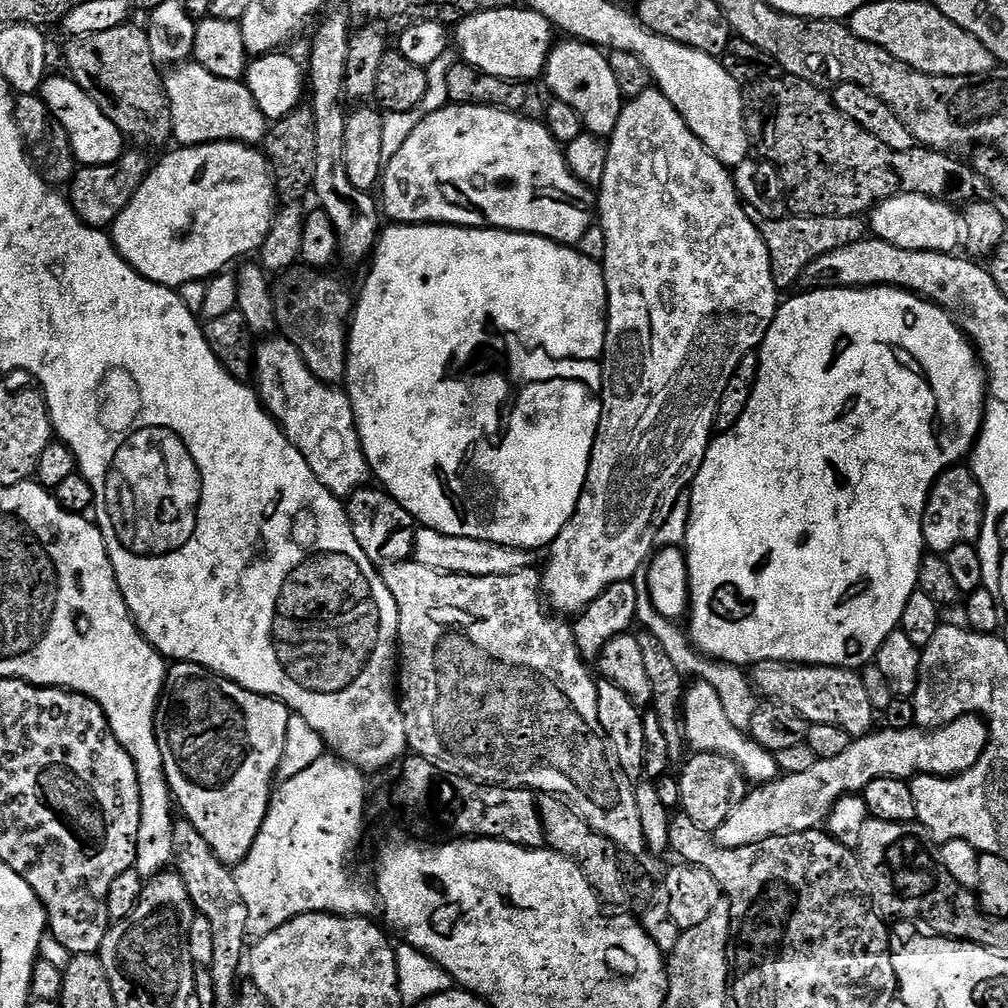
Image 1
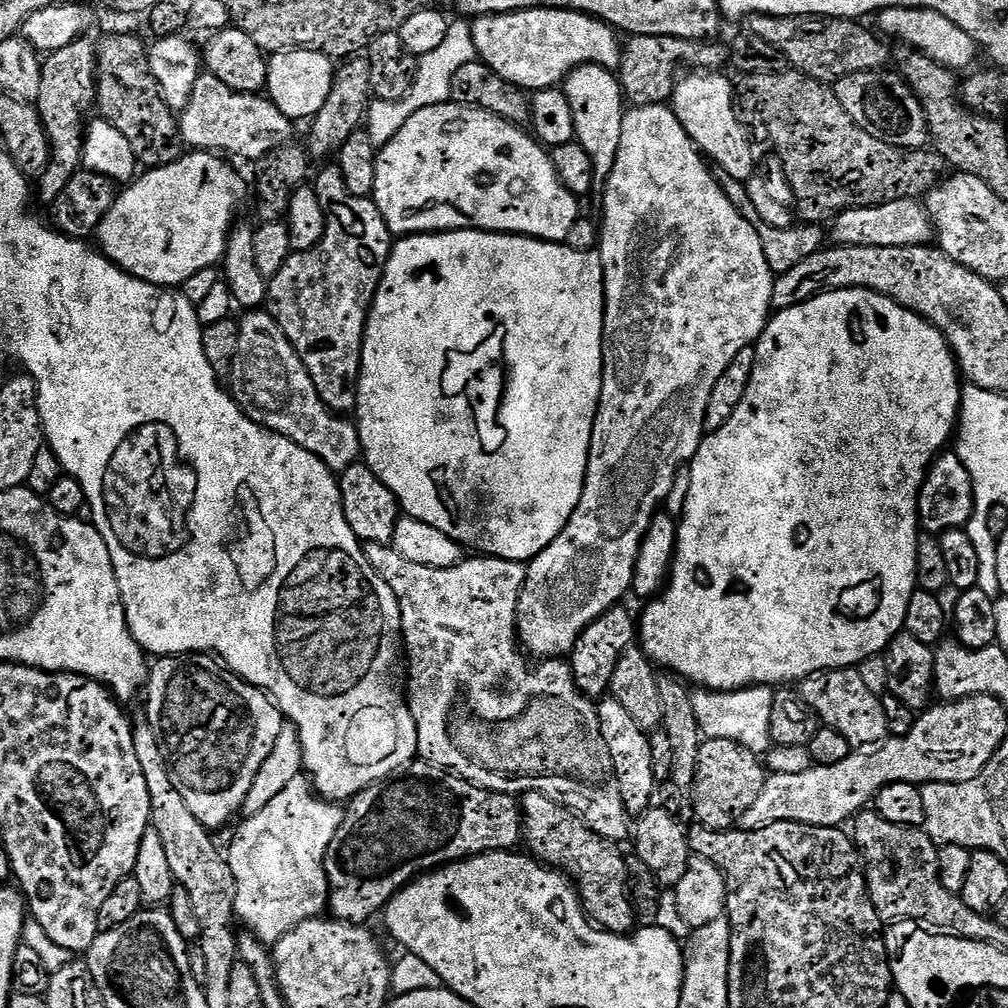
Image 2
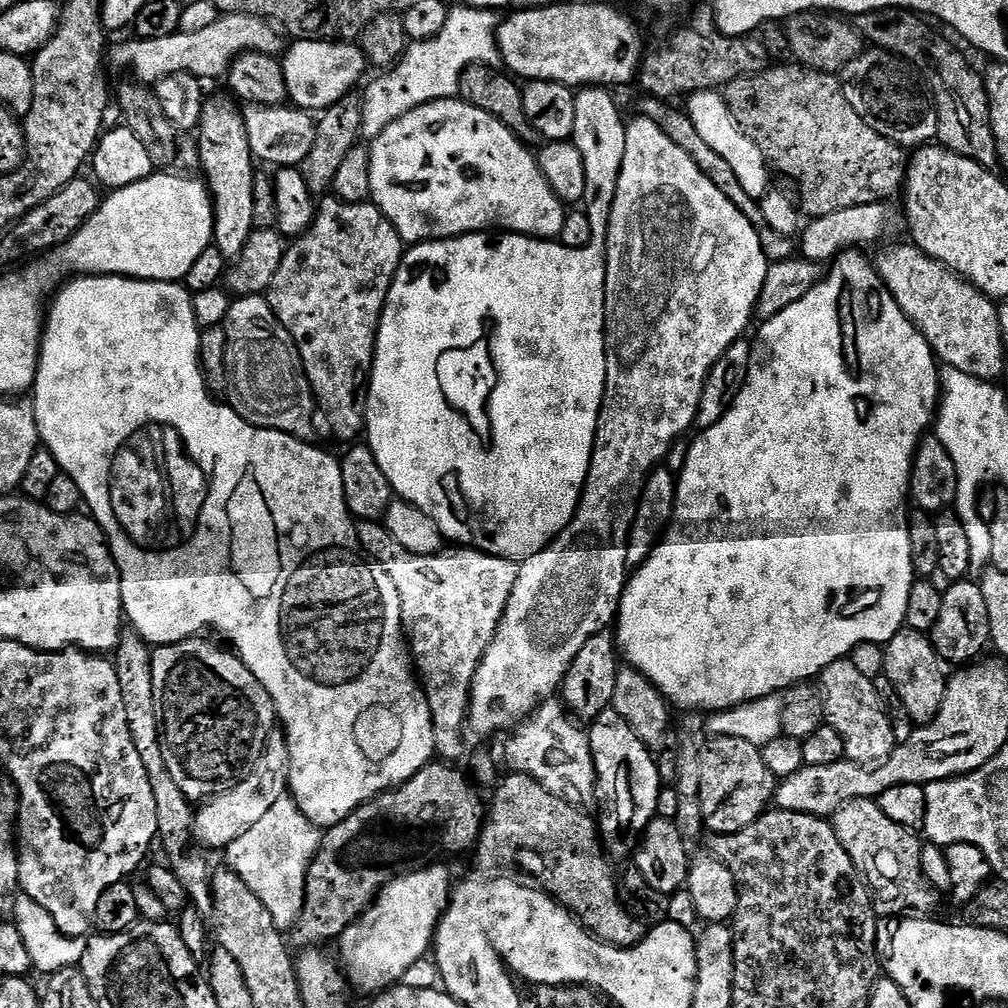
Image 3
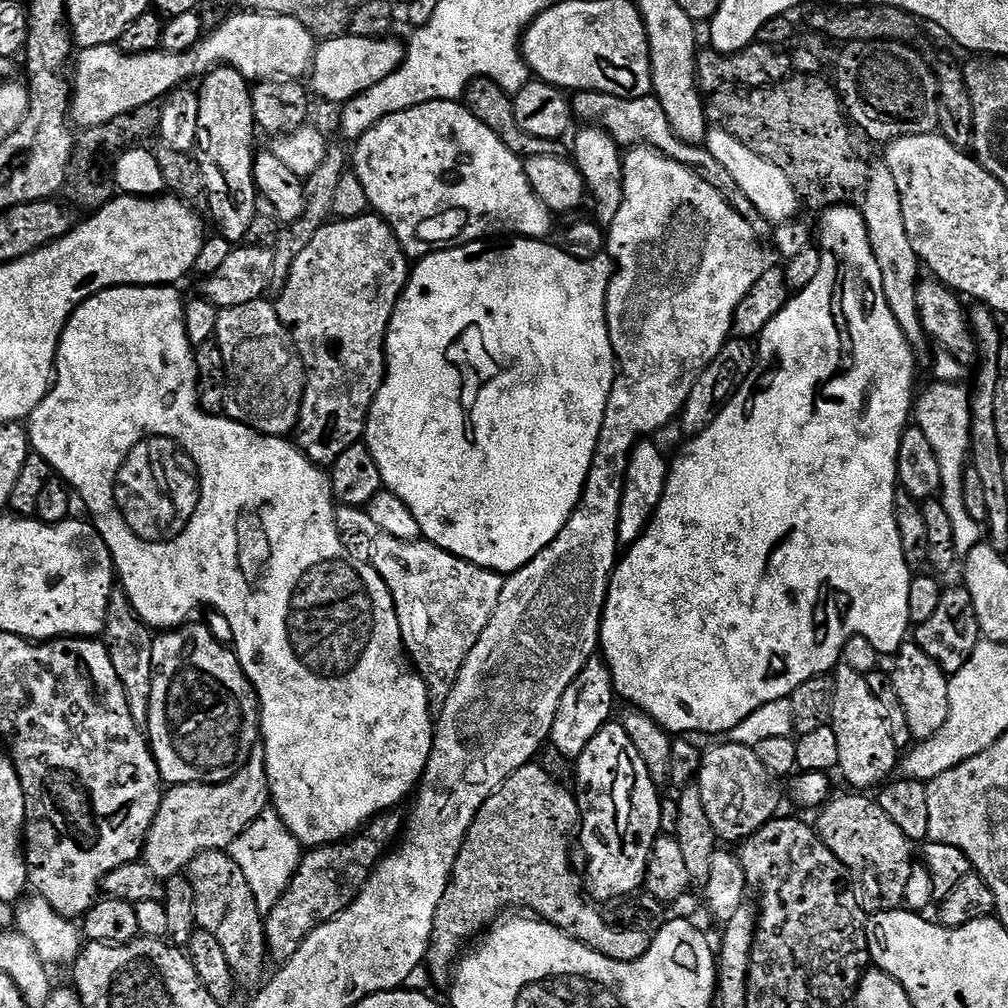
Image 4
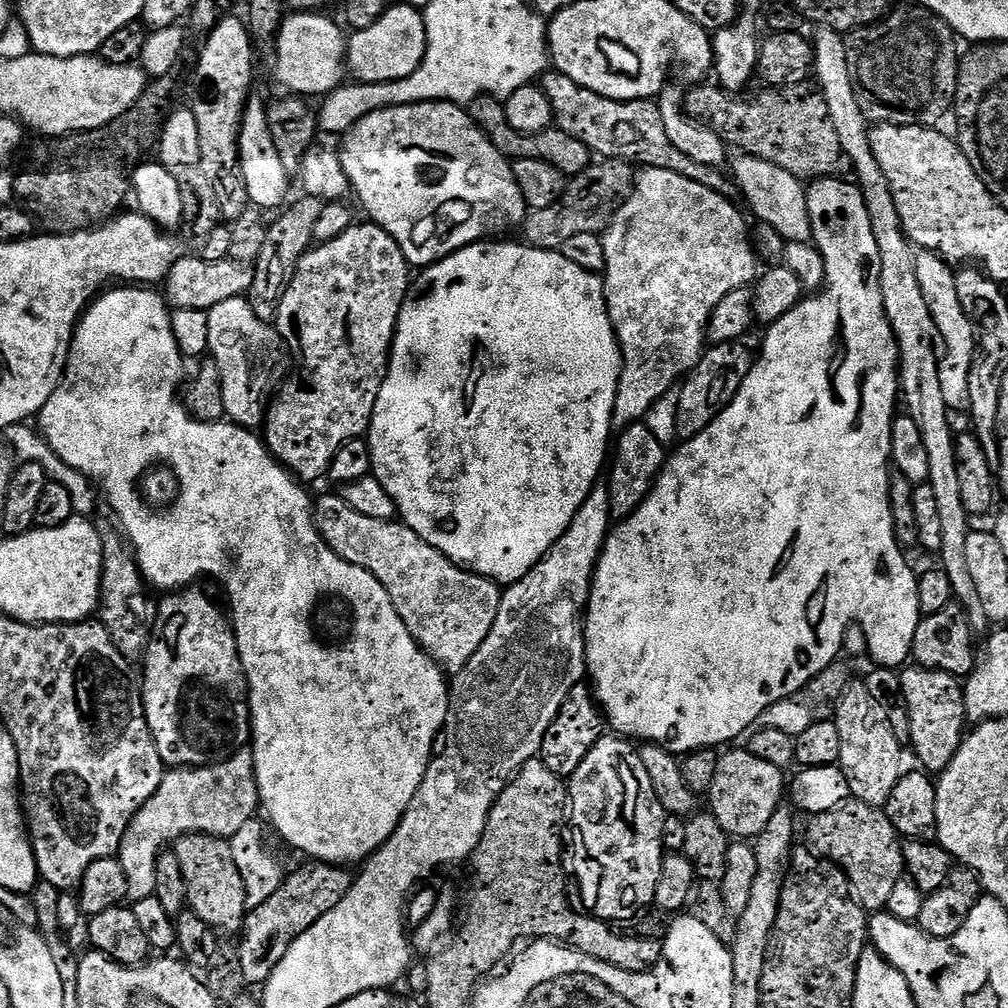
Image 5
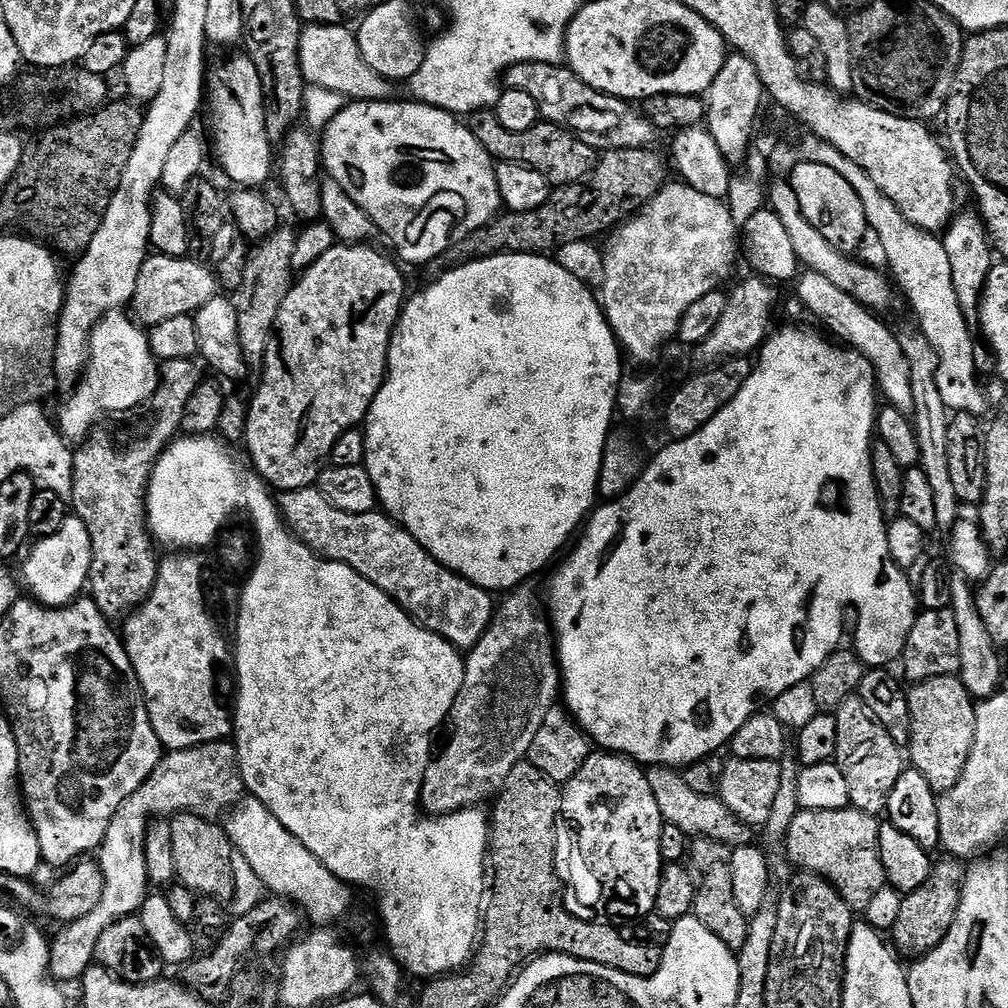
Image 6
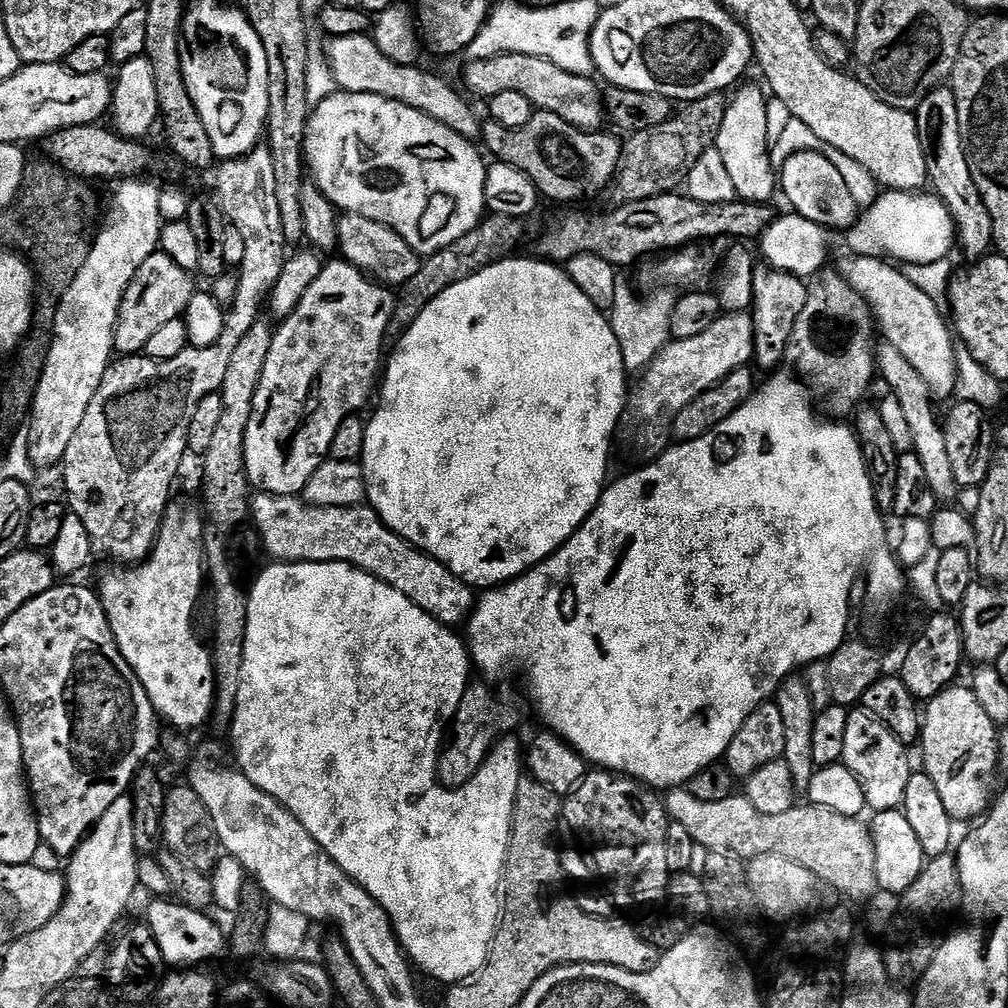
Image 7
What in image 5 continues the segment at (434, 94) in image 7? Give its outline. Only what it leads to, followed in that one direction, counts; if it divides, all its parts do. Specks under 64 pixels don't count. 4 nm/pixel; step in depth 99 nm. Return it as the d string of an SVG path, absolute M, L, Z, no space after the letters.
M298 12L289 15L280 25L274 37L276 43L276 76L288 87L289 93L301 98L323 98L334 89L341 87L346 80L346 36L340 33L341 25L331 20L328 14Z

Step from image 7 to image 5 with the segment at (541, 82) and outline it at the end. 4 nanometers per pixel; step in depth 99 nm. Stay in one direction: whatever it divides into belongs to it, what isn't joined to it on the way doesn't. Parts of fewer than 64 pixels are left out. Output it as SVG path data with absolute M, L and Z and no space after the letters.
M555 70L544 73L542 87L546 98L550 98L555 127L578 138L578 142L592 149L597 157L626 160L637 165L640 163L644 168L670 170L674 174L682 174L682 178L690 178L714 190L719 196L732 198L737 195L735 183L727 175L724 177L725 173L721 169L702 166L702 162L686 158L686 154L682 154L682 150L678 150L678 146L670 142L660 105L655 99L611 100L602 94L594 94L594 90L578 86L574 78L566 78L566 74Z

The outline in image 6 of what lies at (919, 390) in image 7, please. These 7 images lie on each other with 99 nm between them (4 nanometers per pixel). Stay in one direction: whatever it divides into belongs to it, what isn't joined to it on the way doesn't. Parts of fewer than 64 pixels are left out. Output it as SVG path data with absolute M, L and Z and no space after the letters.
M804 270L799 273L795 281L796 292L800 295L802 303L808 307L812 316L817 316L826 327L829 333L834 332L842 336L851 347L861 352L870 362L872 374L876 377L876 387L879 395L884 396L889 405L897 408L899 412L911 413L914 406L914 394L910 391L910 364L906 362L906 354L902 354L899 335L891 332L873 309L865 308L859 304L846 290L838 290L830 278L811 270Z

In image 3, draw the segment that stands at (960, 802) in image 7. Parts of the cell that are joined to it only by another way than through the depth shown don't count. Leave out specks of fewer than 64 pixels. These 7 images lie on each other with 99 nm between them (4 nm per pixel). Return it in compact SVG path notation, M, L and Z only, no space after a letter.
M905 626L883 645L883 650L883 676L890 678L894 690L898 690L898 698L902 698L906 714L910 714L913 725L929 724L938 714L938 710L942 710L942 698L948 685L945 665L934 650L931 639L925 633Z

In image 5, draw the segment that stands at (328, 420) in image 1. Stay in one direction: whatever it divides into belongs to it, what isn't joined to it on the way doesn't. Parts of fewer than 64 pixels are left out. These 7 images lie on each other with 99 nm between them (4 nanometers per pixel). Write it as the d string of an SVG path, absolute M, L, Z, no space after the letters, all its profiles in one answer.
M244 296L226 298L226 302L218 302L218 306L207 311L210 322L210 342L208 352L218 366L222 386L222 402L224 415L233 424L241 428L256 430L263 425L270 401L278 391L278 385L289 375L290 353L280 337L280 333L269 321L258 318Z

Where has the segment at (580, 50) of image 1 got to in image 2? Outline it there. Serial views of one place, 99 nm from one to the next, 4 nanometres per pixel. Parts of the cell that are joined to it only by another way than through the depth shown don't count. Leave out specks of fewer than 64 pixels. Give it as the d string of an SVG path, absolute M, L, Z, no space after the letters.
M584 64L564 79L562 91L574 114L575 141L582 146L582 150L586 150L586 154L590 154L597 181L607 181L618 158L618 142L622 142L622 122L626 111L625 96L619 79L607 68L597 64Z

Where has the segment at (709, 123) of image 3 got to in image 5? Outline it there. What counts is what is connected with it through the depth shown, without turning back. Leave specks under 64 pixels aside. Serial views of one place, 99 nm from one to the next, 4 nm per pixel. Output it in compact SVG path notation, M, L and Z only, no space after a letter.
M737 155L732 164L731 175L739 195L752 207L756 220L769 224L789 244L807 244L812 240L812 223L808 209L808 194L805 185L794 174L760 160L756 156Z

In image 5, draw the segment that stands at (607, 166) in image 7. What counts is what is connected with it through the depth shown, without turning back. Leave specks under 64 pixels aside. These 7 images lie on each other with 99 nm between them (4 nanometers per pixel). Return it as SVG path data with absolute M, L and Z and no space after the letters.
M492 96L474 98L466 105L466 111L469 118L484 131L488 141L503 156L507 156L509 161L534 158L538 162L550 162L550 166L554 166L554 170L558 170L565 178L582 174L593 163L594 153L592 149L587 148L582 142L578 142L578 138L566 134L555 126L546 129L545 132L530 134L529 136L524 136L521 132L515 132L510 126L510 122L506 122L503 103L495 100Z

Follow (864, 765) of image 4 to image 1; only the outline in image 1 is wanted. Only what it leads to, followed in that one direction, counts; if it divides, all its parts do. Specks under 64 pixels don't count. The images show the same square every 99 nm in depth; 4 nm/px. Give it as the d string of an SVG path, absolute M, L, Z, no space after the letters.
M762 662L750 668L752 687L761 697L793 708L809 725L825 724L846 730L853 738L868 735L878 720L876 709L870 706L860 672L850 668L831 668L821 664L775 664Z

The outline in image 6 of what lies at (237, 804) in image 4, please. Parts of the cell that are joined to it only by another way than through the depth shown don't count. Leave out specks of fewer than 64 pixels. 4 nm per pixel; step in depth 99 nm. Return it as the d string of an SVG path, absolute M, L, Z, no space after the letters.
M235 743L203 744L197 748L161 755L150 778L146 778L146 782L138 786L138 790L134 790L134 794L130 794L122 806L118 806L118 814L114 814L110 830L106 830L106 838L98 849L99 868L105 880L102 900L90 914L72 923L65 923L56 941L55 938L51 941L51 975L60 982L79 981L84 971L93 967L102 930L122 918L139 913L150 895L144 843L148 823L153 817L193 812L196 816L220 818L240 803L245 792L240 763L236 760Z

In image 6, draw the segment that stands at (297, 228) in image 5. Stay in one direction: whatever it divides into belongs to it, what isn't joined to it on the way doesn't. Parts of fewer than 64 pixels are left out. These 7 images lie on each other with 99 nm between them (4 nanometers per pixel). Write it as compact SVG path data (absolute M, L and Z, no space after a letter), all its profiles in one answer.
M280 226L251 249L248 265L238 289L240 300L235 301L240 345L249 365L263 365L264 356L273 343L278 310L286 298L288 289L294 283L292 259L297 235L295 227L292 229Z

